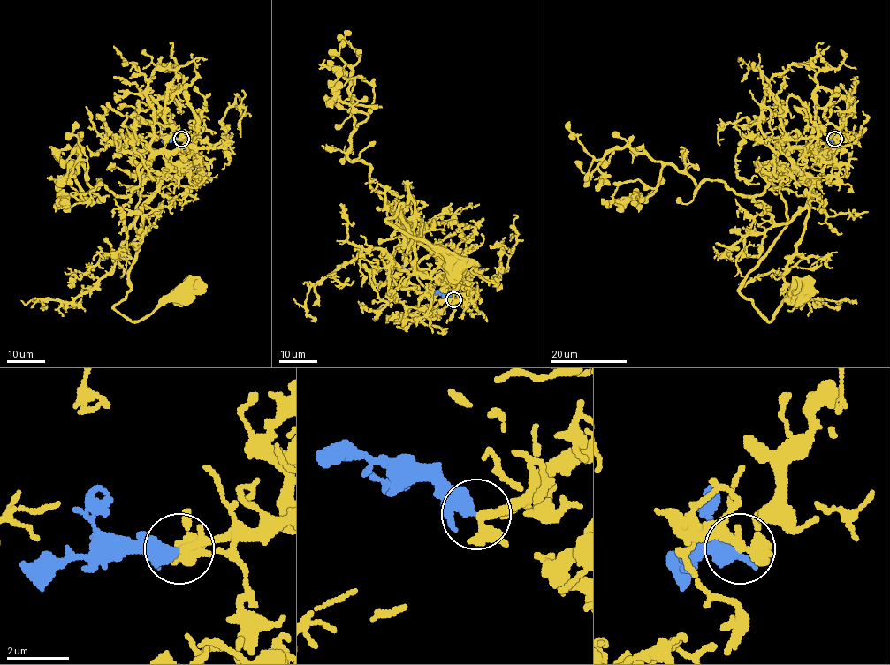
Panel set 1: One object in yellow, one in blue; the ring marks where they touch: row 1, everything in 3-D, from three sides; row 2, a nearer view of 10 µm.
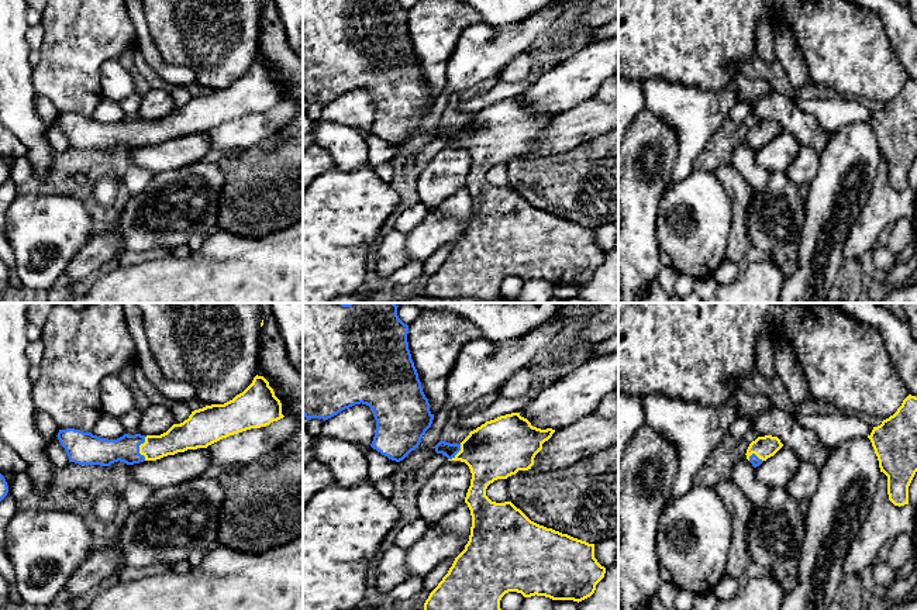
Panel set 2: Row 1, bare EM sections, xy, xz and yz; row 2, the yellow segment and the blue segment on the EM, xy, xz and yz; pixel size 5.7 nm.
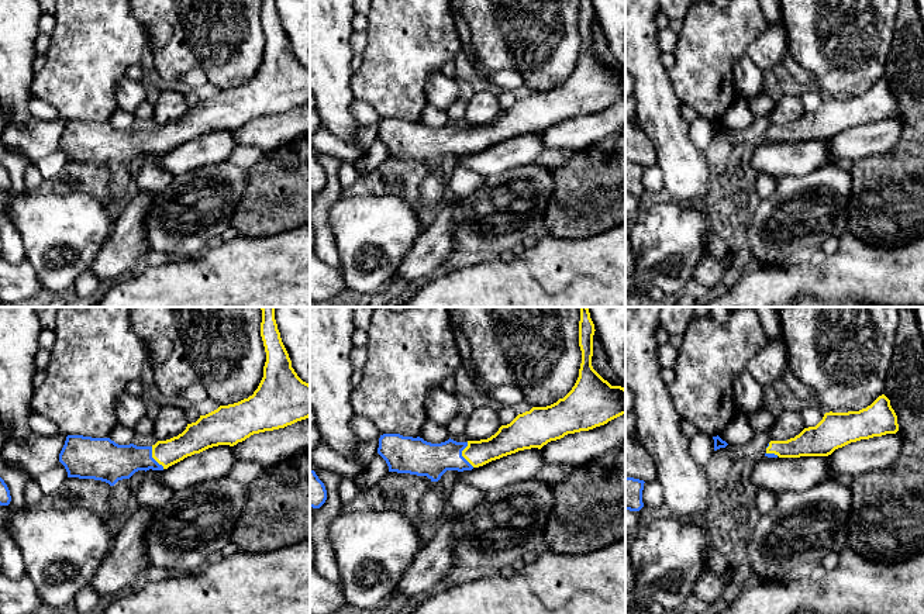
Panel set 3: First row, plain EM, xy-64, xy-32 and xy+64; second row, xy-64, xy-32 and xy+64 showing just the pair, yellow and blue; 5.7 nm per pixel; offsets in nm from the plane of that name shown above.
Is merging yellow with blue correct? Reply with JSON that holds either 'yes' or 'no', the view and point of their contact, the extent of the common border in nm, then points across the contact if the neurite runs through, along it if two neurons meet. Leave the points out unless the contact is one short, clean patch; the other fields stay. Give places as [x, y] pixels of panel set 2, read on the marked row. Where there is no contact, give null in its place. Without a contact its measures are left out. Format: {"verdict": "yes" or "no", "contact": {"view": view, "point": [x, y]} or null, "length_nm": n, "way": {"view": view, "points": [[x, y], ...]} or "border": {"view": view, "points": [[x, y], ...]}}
{"verdict": "yes", "contact": {"view": "xy", "point": [140, 448]}, "length_nm": 140, "way": {"view": "xy", "points": [[181, 437], [162, 445], [140, 448], [96, 451]]}}

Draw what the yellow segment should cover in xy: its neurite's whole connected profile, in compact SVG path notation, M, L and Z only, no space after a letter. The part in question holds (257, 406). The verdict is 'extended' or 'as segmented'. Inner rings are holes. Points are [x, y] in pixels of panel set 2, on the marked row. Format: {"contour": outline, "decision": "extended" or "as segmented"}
{"contour": "M256 375L232 400L194 410L187 420L173 424L161 435L124 434L117 440L106 440L92 432L66 428L59 430L56 437L69 462L110 466L120 461L134 465L187 449L207 448L223 438L266 427L283 417L282 403L269 382Z", "decision": "extended"}

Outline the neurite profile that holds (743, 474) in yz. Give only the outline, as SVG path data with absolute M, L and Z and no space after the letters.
M749 461L734 462L731 480L755 507L769 499L771 489L756 479L755 468Z

